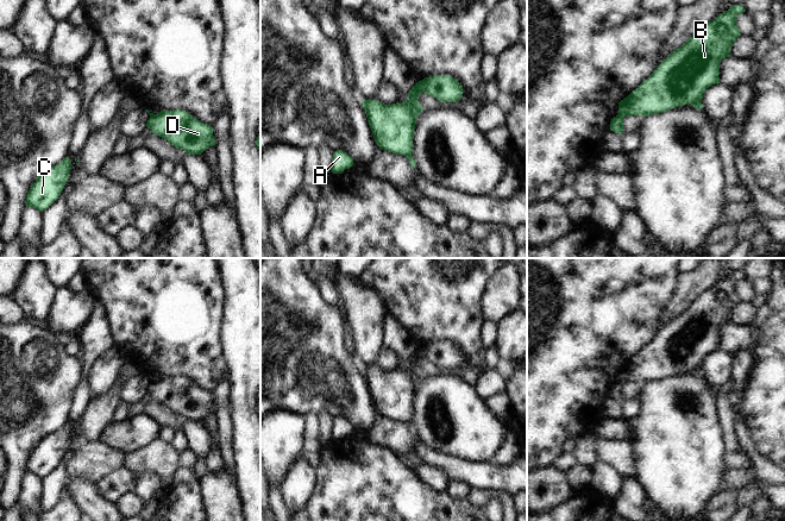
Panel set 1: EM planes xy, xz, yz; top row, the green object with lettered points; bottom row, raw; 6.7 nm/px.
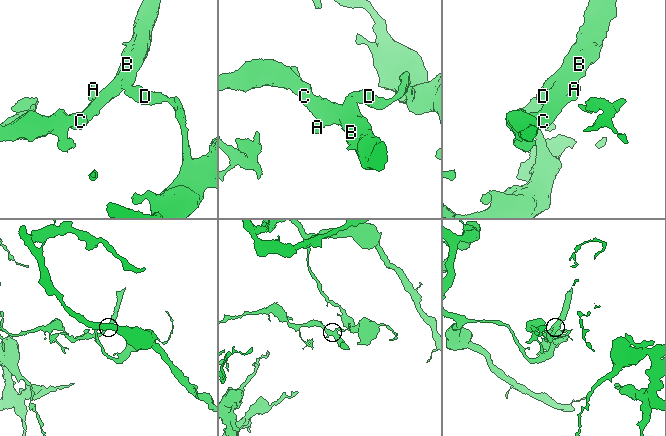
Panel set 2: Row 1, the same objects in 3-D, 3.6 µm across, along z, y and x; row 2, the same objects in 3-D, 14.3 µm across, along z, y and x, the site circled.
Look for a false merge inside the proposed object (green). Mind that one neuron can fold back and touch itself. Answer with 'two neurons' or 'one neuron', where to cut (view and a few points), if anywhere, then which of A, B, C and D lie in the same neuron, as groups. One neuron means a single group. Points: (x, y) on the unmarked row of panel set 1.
two neurons; cut xz (418, 349), (424, 357); groups A B C / D

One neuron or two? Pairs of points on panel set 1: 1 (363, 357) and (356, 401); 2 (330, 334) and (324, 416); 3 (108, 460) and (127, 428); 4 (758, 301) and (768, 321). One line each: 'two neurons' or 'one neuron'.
1: two neurons
2: two neurons
3: two neurons
4: two neurons

